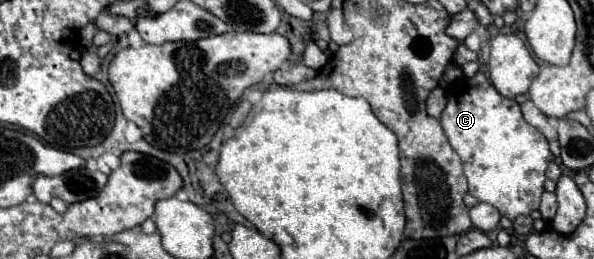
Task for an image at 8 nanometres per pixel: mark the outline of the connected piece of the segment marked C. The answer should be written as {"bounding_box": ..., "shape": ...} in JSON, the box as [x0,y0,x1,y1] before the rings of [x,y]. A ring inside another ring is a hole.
{"bounding_box":[440,71,552,219],"shape":[[[478,71],[469,79],[469,82],[470,86],[449,94],[448,102],[440,117],[440,125],[452,149],[460,155],[464,163],[464,175],[470,183],[470,193],[478,201],[494,205],[500,211],[500,215],[508,219],[516,219],[518,215],[530,215],[534,209],[540,207],[540,197],[542,197],[544,181],[546,181],[544,171],[548,163],[552,161],[552,153],[548,151],[548,141],[536,127],[526,123],[526,119],[522,117],[520,105],[514,99],[502,97],[482,71]]]}

